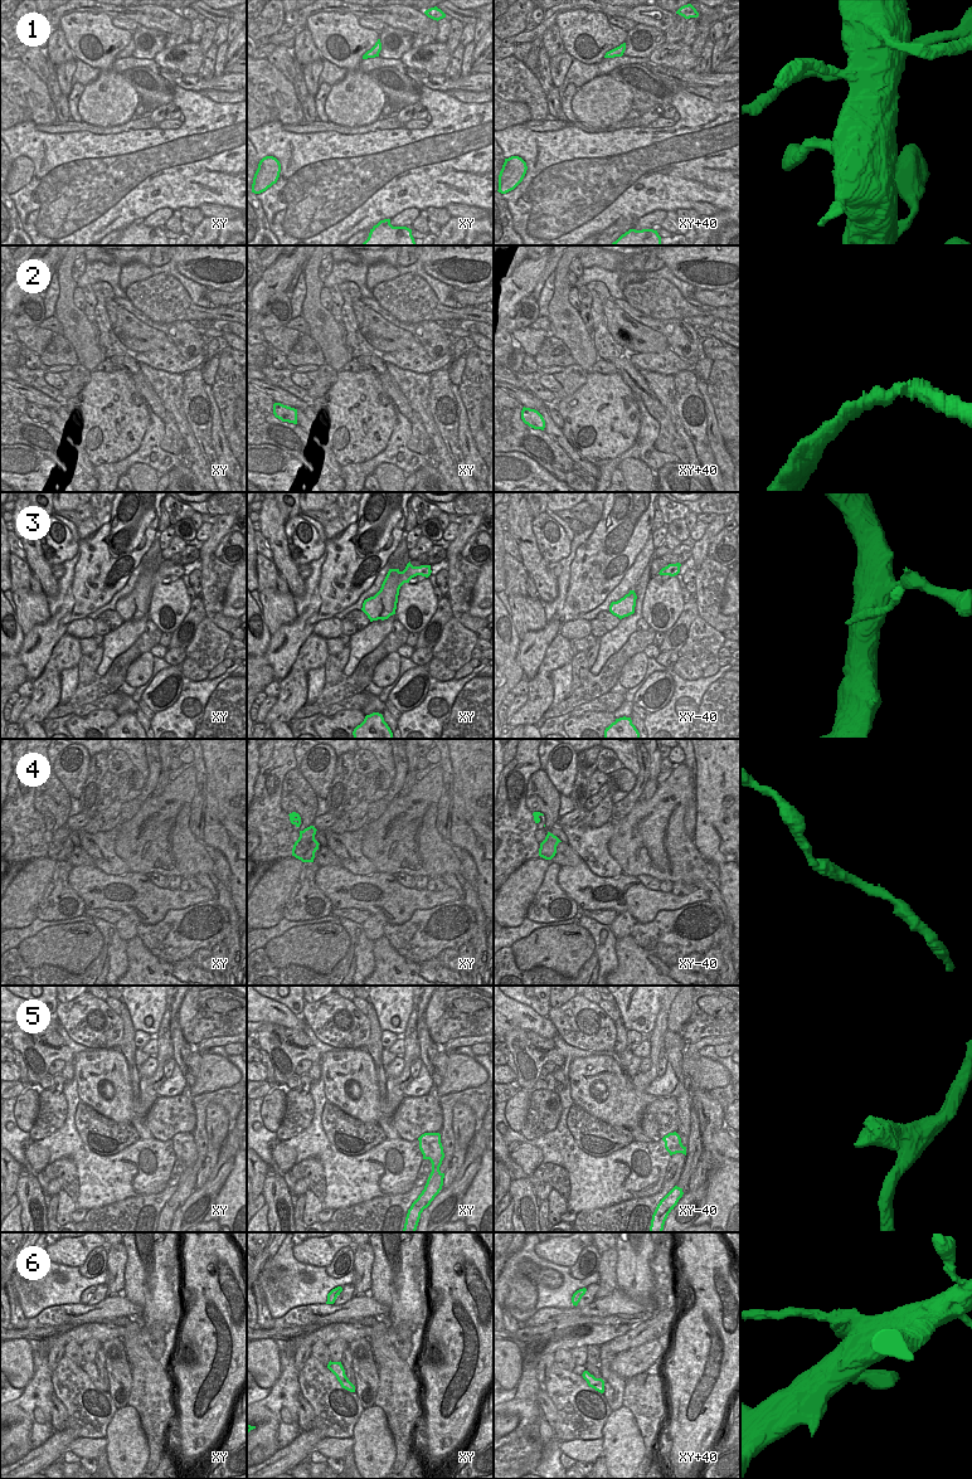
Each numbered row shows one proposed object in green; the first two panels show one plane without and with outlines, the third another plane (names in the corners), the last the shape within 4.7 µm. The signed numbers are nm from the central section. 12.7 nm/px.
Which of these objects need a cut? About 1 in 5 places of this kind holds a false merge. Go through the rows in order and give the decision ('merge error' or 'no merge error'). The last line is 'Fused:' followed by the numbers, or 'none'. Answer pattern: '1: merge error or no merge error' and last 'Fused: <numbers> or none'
1: merge error
2: no merge error
3: no merge error
4: no merge error
5: no merge error
6: no merge error
Fused: 1

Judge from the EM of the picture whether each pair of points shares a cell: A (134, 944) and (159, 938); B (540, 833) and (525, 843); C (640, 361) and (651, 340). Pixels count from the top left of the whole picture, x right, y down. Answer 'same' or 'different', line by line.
A: different
B: different
C: different

